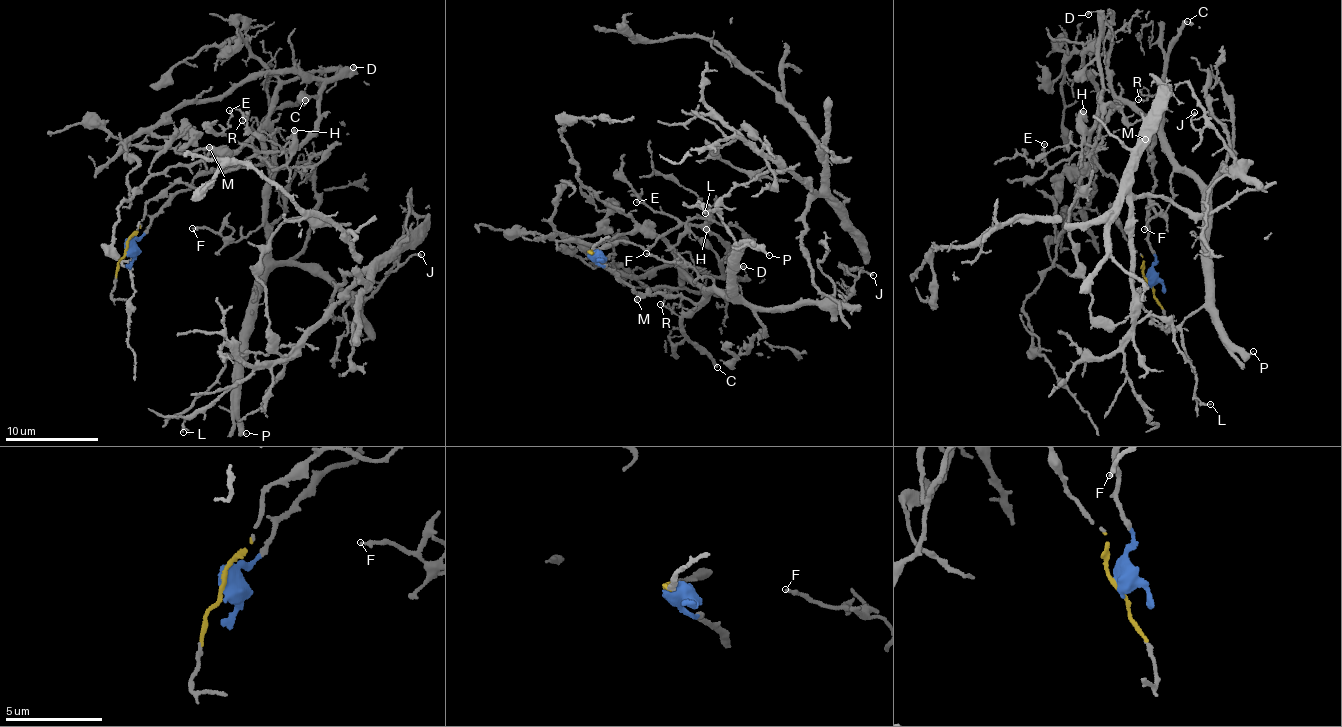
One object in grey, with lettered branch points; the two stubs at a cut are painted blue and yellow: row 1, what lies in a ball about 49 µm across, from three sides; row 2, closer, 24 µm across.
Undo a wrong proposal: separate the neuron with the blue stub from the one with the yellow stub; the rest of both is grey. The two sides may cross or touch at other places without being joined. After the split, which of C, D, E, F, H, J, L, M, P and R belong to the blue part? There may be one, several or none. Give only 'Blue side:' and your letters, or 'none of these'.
Blue side: C, F, J, L, M, P, R

